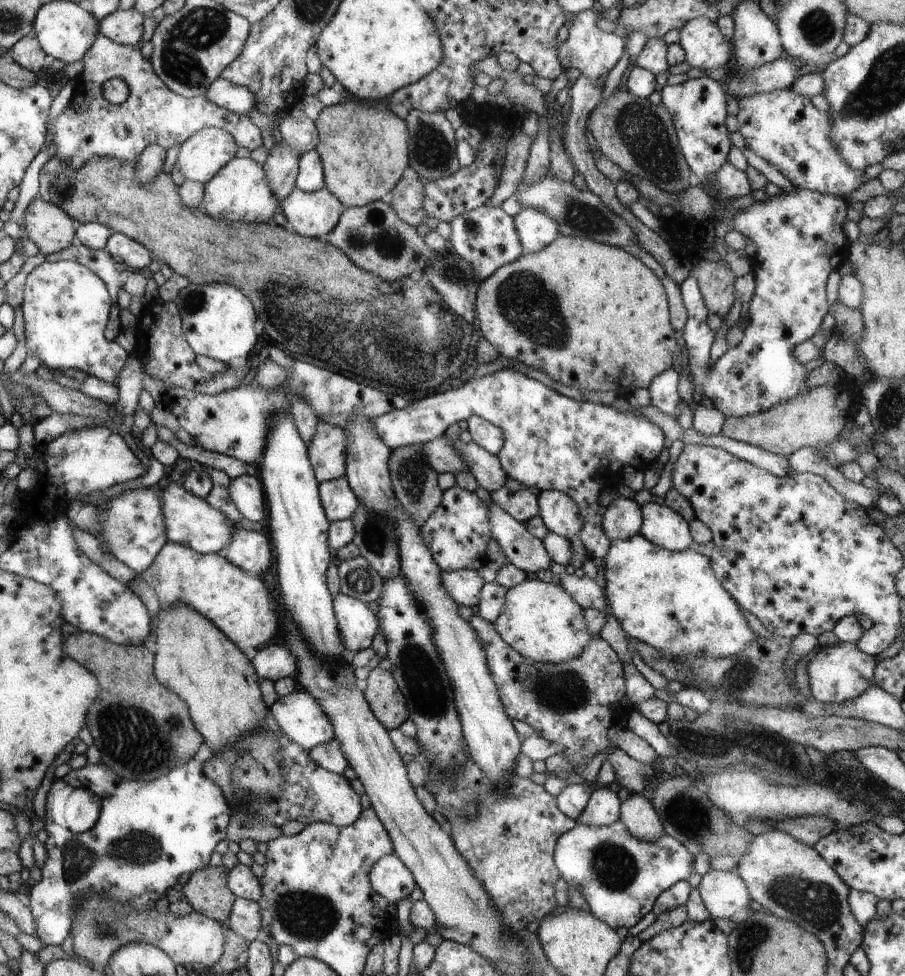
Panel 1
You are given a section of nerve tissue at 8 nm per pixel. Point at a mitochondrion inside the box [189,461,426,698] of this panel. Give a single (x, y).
(374, 536)

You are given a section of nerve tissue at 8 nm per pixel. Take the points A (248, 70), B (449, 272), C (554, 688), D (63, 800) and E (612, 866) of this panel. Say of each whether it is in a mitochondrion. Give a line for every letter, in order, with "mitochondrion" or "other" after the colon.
A: other
B: mitochondrion
C: mitochondrion
D: other
E: mitochondrion

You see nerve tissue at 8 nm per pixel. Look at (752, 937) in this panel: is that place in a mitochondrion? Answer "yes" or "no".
yes

